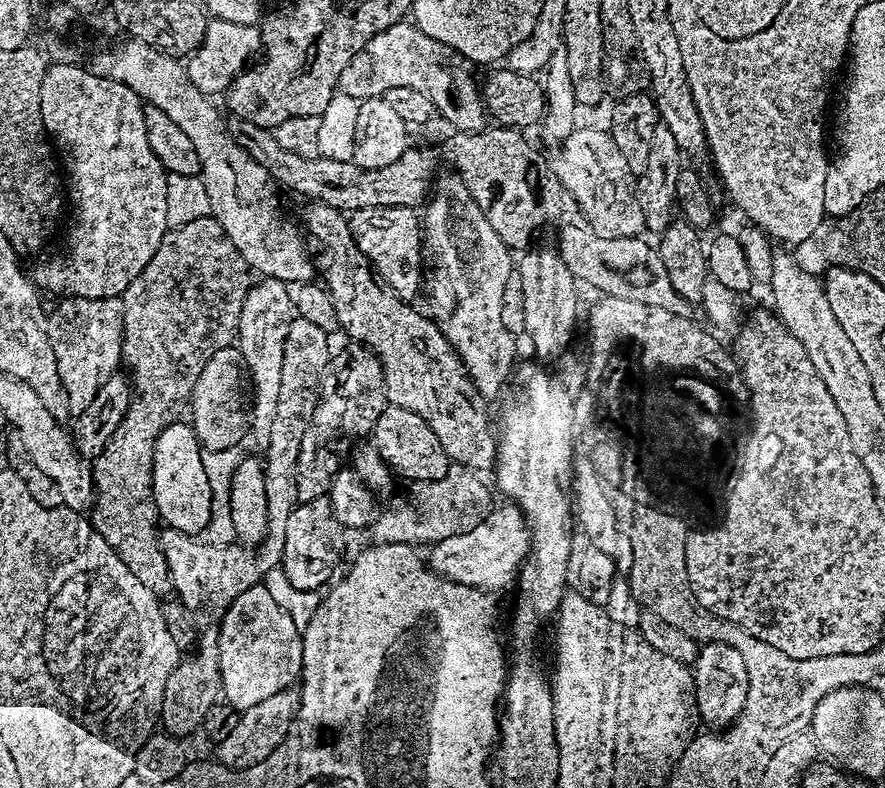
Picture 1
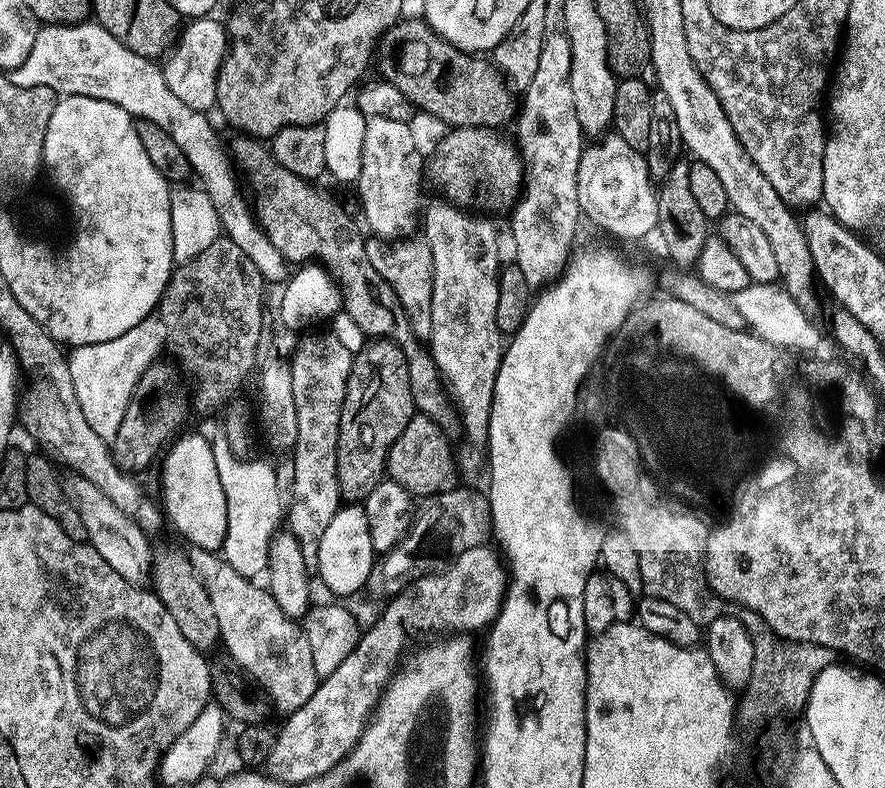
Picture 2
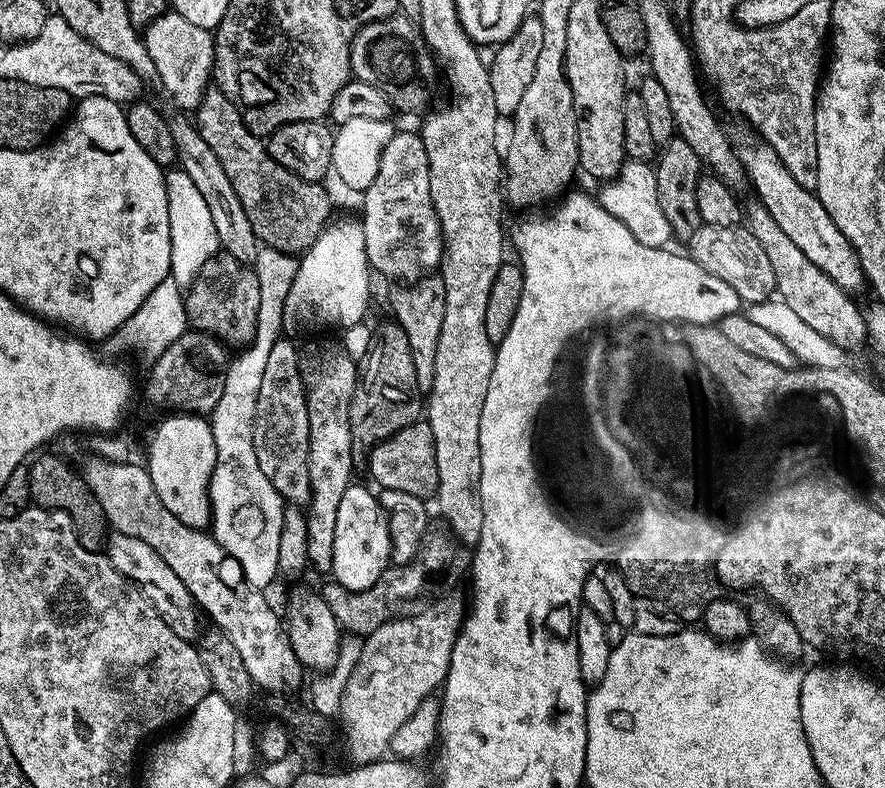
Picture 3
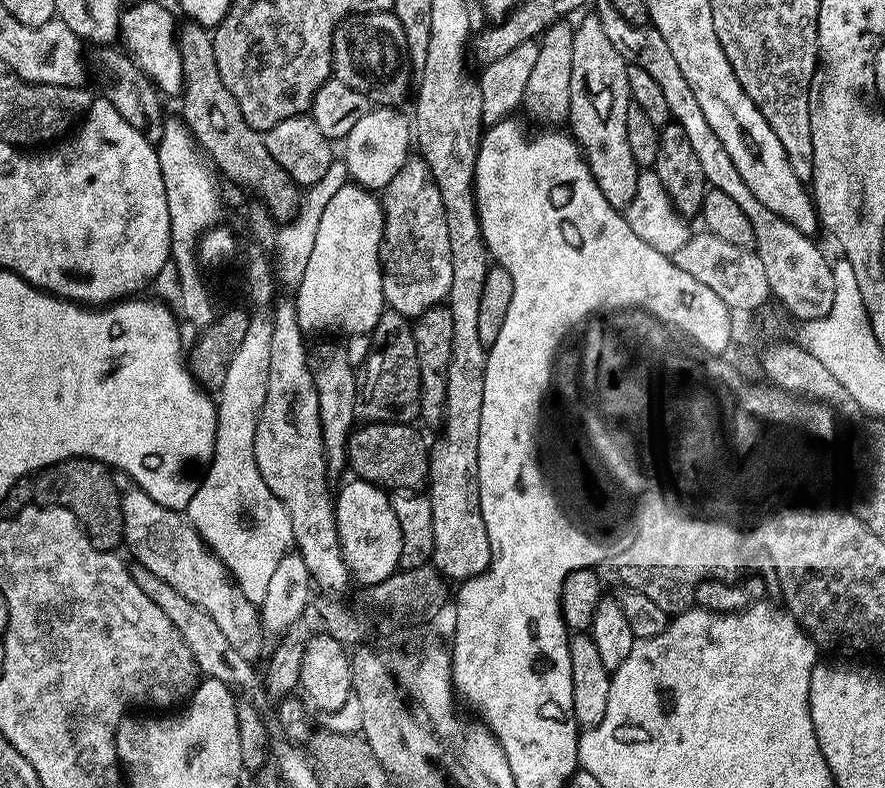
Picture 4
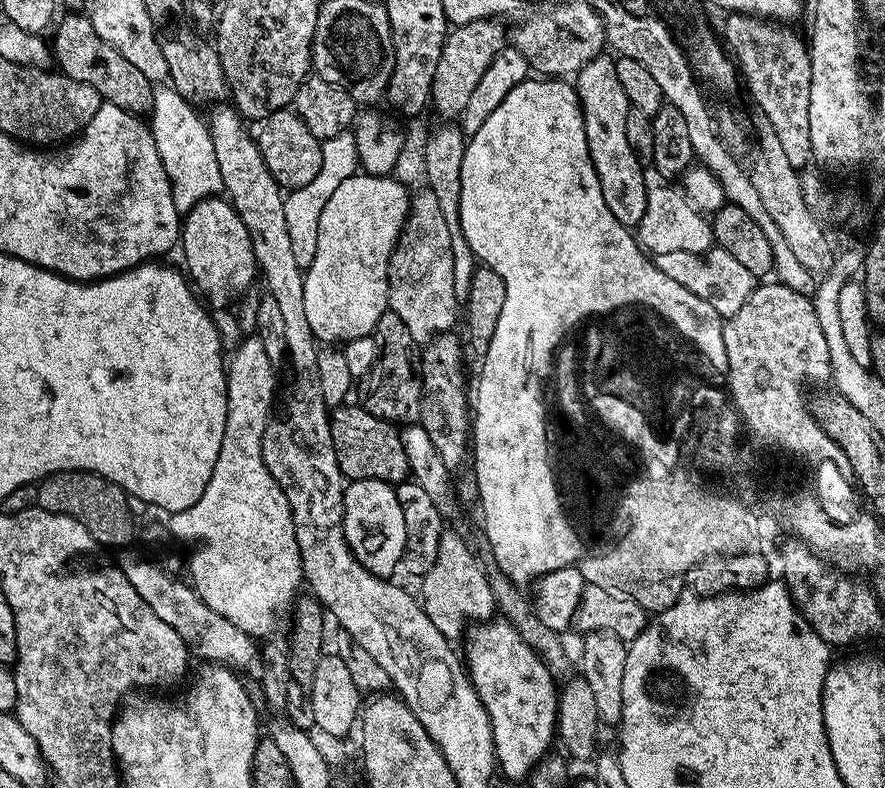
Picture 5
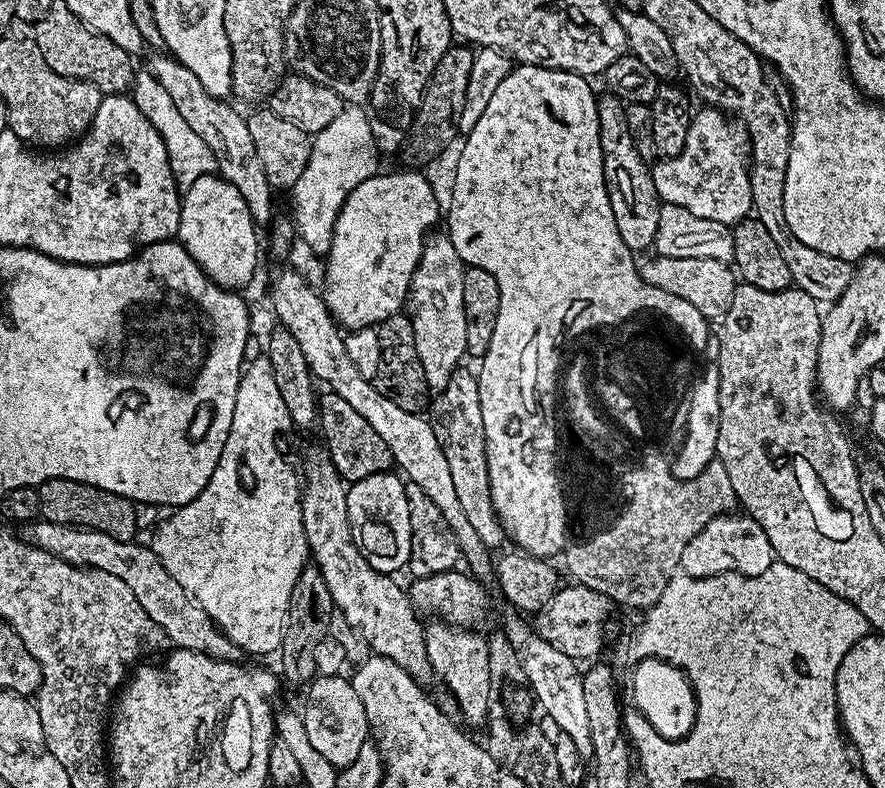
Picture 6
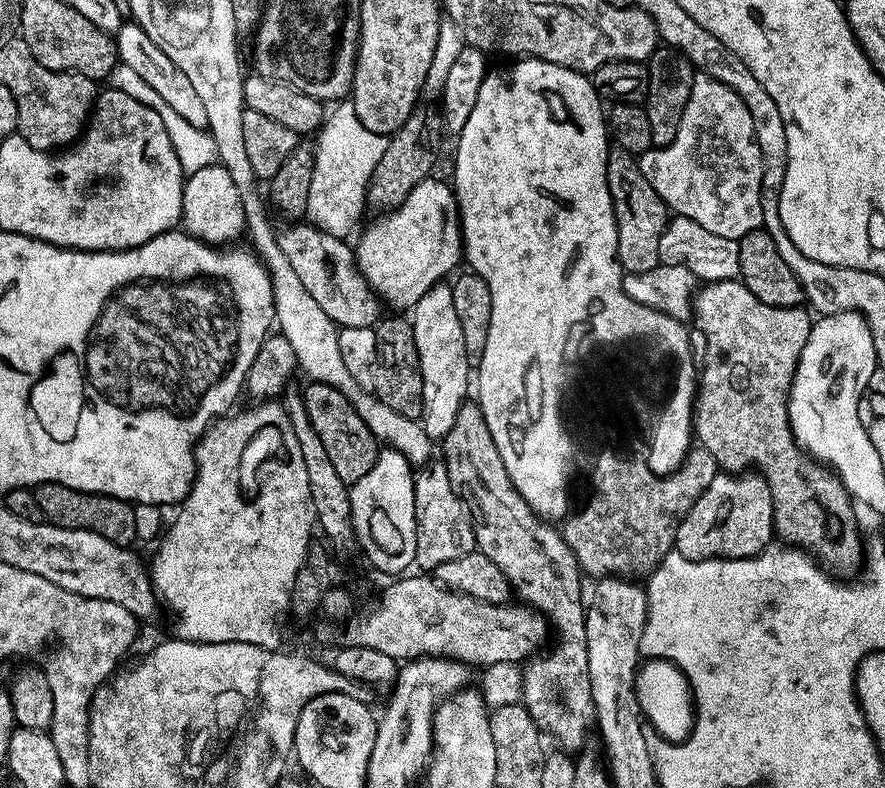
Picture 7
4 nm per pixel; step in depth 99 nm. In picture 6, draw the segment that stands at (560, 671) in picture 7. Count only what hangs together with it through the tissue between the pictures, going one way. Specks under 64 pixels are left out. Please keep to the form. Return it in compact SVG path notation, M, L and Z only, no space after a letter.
M461 366L446 382L442 391L435 393L430 400L430 423L438 446L450 465L450 475L454 482L454 491L458 493L458 502L466 513L470 526L482 538L484 545L496 550L500 543L505 543L504 527L496 517L494 502L490 498L490 474L486 466L486 434L482 426L482 402L480 401L480 381Z

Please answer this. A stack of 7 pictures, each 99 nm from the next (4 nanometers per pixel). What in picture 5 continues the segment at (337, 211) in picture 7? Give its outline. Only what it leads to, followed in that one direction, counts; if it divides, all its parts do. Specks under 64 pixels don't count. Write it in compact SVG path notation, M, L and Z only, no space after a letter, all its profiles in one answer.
M344 131L336 137L323 141L322 167L318 169L318 175L308 185L291 189L285 195L286 231L290 233L292 252L300 268L307 270L310 262L314 262L314 254L318 251L318 218L322 218L322 206L330 202L330 197L333 196L334 190L338 190L341 182L346 182L346 178L357 175L359 168L356 137L351 131Z

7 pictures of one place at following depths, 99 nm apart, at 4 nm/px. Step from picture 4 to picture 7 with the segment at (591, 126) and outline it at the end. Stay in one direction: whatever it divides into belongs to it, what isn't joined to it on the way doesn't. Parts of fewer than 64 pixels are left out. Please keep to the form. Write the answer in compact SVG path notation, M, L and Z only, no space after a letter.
M609 147L606 178L610 186L610 198L618 226L620 267L625 273L654 270L654 266L661 263L658 242L662 238L662 230L668 225L670 219L668 205L662 202L662 198L658 198L654 186L646 182L646 174L642 174L639 159L624 148Z

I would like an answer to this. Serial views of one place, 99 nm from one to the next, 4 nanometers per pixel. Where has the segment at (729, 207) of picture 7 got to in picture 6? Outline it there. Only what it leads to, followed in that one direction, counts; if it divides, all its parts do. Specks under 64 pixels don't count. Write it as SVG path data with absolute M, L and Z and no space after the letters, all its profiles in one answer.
M715 106L701 107L701 112L697 111L693 115L690 122L690 130L686 130L686 146L682 146L682 154L678 154L674 158L660 158L651 165L650 171L654 178L654 186L658 190L661 201L674 206L682 206L682 210L690 210L690 214L698 214L698 218L706 218L710 222L722 222L729 226L734 226L739 220L749 219L750 213L753 211L752 195L750 194L750 149L748 147L748 133L745 132L743 124L739 119L733 118L731 115L725 114Z

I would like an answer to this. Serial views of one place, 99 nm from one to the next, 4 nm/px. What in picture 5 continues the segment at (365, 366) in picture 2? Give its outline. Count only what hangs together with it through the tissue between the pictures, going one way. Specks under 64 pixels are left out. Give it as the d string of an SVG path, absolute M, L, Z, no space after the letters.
M391 310L384 312L382 318L378 318L374 333L379 345L380 356L374 362L374 366L363 377L359 385L360 397L358 403L370 414L389 421L397 426L407 426L419 421L422 410L422 378L420 377L421 349L416 343L414 334L410 334L410 326L398 318Z

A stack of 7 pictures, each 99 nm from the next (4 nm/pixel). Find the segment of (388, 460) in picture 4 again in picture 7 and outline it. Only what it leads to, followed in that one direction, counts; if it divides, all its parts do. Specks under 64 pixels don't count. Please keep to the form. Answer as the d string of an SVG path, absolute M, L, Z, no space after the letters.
M315 382L307 386L309 388L305 387L302 392L304 405L310 422L318 430L318 438L322 438L322 447L330 457L338 478L342 478L342 482L349 486L356 484L358 478L366 478L366 474L370 474L370 466L374 466L378 455L376 436L366 426L366 422L346 398L346 394L342 394L342 390L330 384Z

